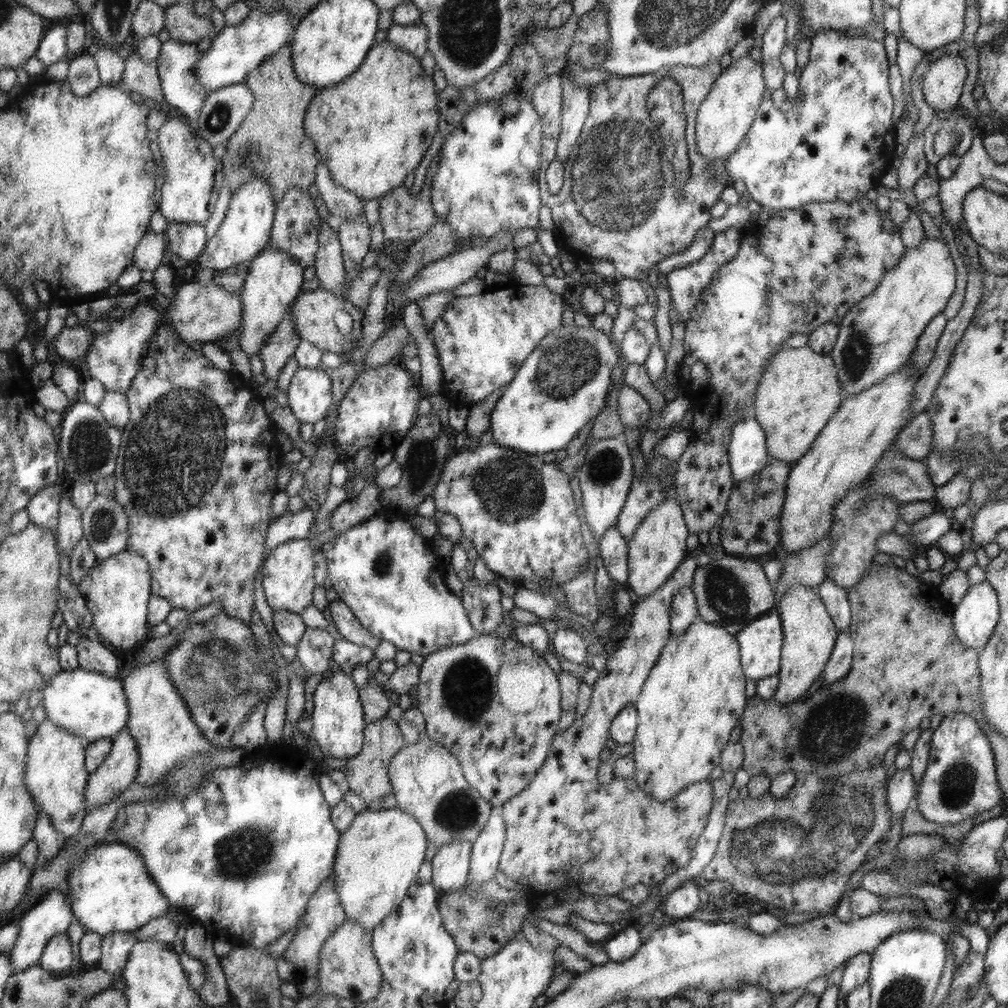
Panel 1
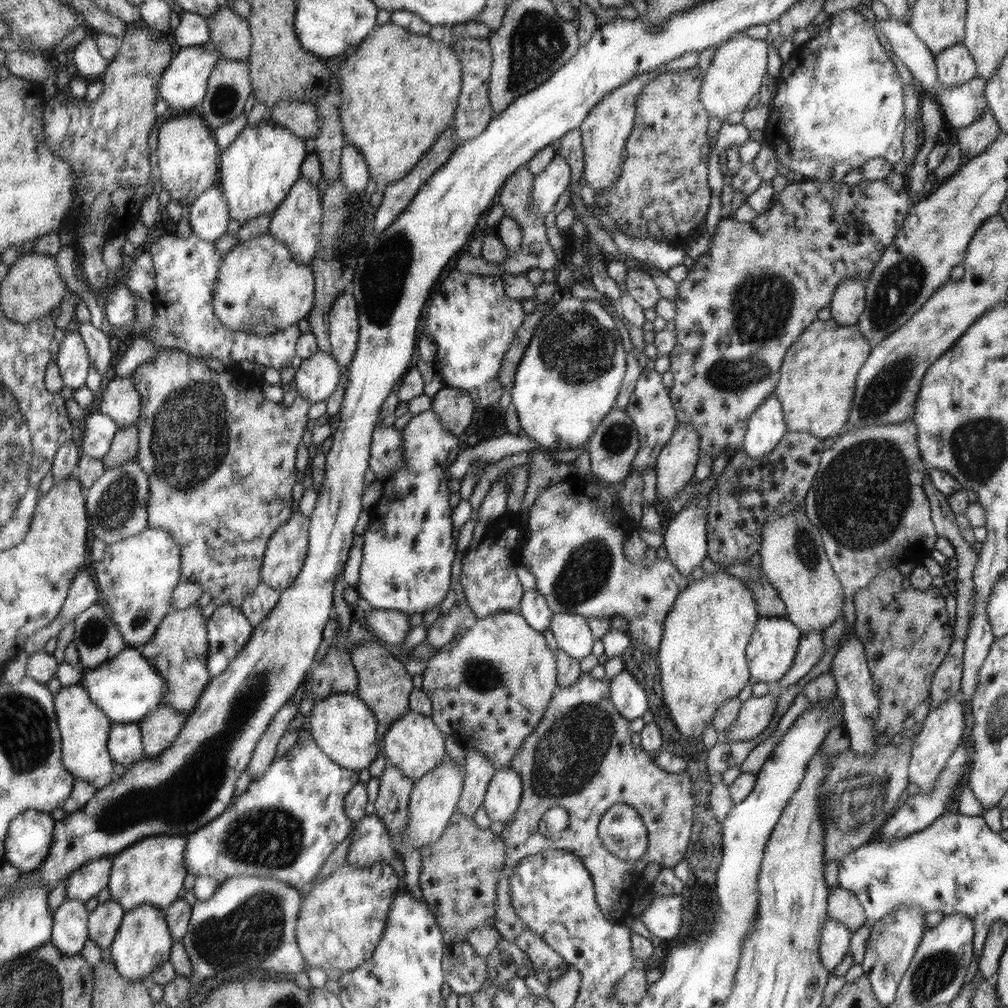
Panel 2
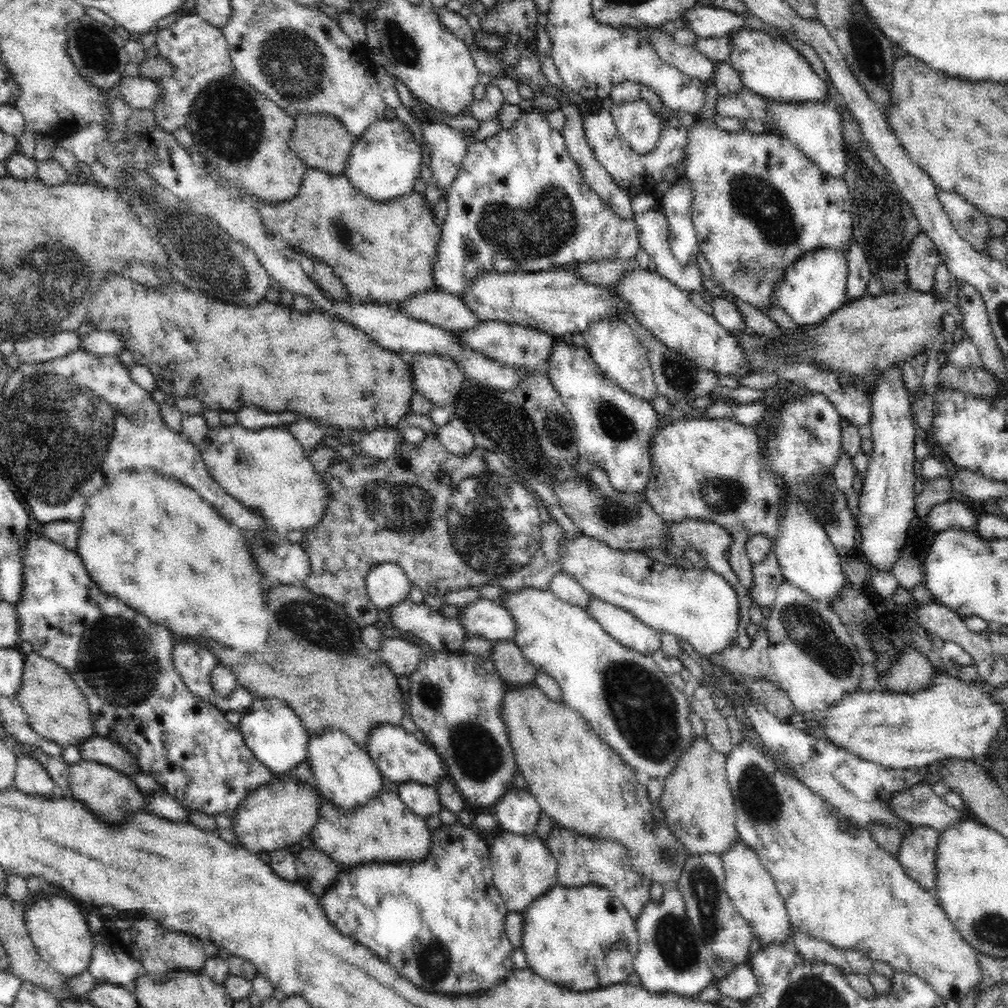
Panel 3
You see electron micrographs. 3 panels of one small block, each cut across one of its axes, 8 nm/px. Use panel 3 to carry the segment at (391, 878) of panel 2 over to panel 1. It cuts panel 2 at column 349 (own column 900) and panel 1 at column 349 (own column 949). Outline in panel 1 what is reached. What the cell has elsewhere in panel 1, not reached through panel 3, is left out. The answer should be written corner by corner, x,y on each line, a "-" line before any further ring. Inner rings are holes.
346,919
338,930
329,937
320,953
319,994
332,994
339,998
350,999
355,1004
377,999
381,994
383,974
376,954
372,948
370,931
364,931
360,923

